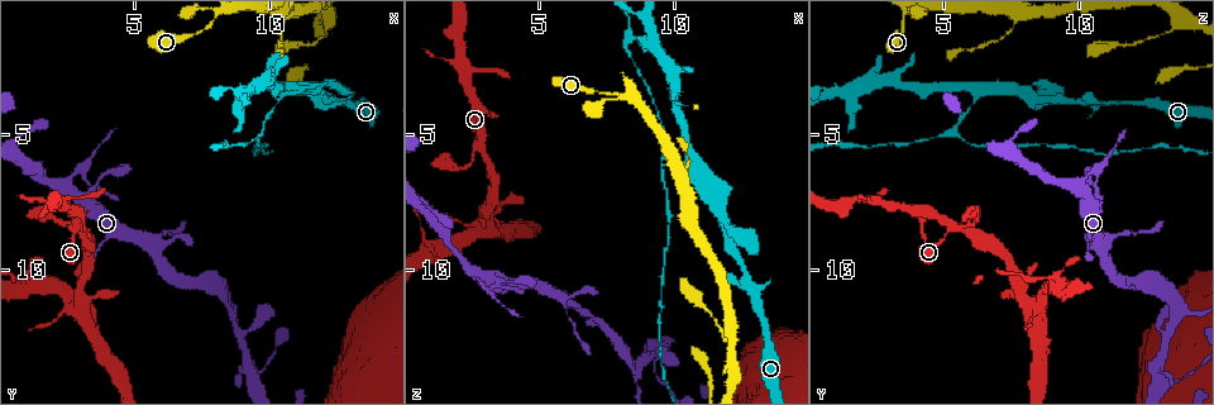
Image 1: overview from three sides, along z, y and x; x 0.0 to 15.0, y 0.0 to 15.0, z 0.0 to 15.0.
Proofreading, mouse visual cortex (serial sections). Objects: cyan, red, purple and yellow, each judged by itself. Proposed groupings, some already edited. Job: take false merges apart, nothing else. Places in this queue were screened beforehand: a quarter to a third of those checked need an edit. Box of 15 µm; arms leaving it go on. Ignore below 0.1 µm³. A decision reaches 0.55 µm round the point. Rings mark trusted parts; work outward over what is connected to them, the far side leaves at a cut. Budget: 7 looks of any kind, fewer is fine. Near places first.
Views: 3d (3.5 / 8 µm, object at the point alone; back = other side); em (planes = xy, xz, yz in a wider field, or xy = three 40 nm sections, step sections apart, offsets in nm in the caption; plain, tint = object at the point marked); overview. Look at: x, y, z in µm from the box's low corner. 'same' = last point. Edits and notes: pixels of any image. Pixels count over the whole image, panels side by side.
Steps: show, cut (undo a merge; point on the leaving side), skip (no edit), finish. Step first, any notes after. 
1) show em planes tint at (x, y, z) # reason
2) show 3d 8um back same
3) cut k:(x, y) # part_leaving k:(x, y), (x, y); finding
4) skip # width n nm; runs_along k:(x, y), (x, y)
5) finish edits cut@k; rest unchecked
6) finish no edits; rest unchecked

show 3d 8um at (10.8, 3.3, 6.4) # side arm on a straight run

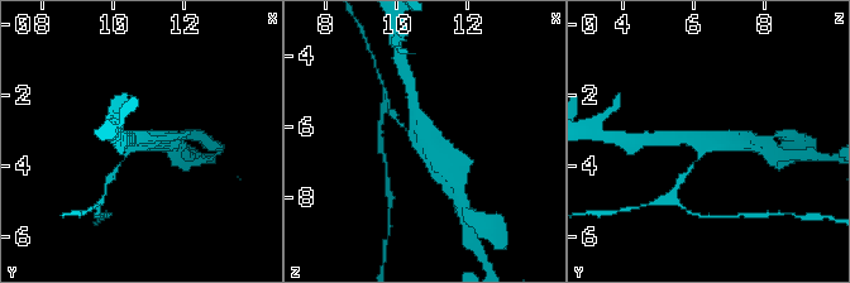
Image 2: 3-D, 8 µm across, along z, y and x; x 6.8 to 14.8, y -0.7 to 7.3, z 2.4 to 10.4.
show 3d 3.5um at (10.8, 3.3, 6.3)

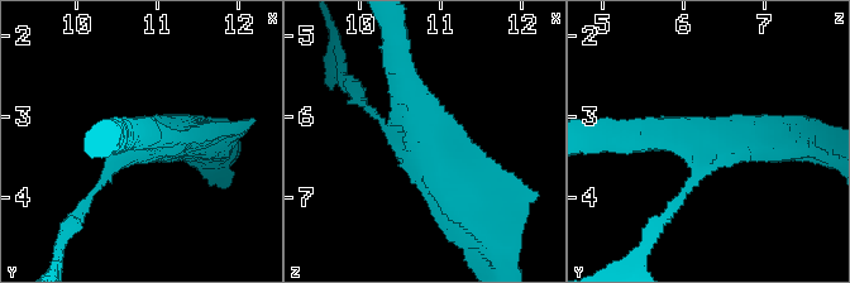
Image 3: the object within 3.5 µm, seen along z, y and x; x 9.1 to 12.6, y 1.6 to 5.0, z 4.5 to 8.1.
skip # arm_widths 100, 400, 500 nm; runs_along 3:(473, 212), (423, 148), (404, 73); continuous, no second cell

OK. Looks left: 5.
show 3d 3.5um at (9.9, 4.8, 5.3) # a fork

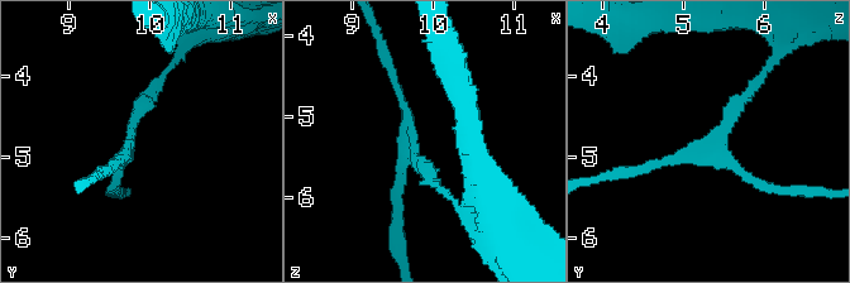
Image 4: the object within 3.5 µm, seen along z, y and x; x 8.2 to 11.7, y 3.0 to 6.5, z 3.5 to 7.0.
show em xy step 5 tint at (9.80, 4.85, 5.30) # arms 3; arm_widths 150, 150, 150 nm

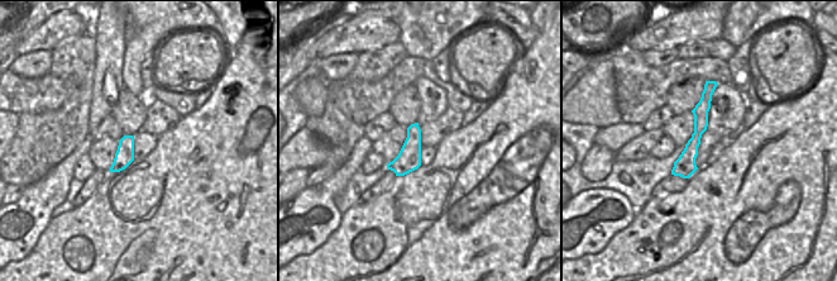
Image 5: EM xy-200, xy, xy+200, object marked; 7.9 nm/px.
cut 4:(715, 161) # two cells meet here

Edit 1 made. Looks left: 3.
show overview # see it whole again

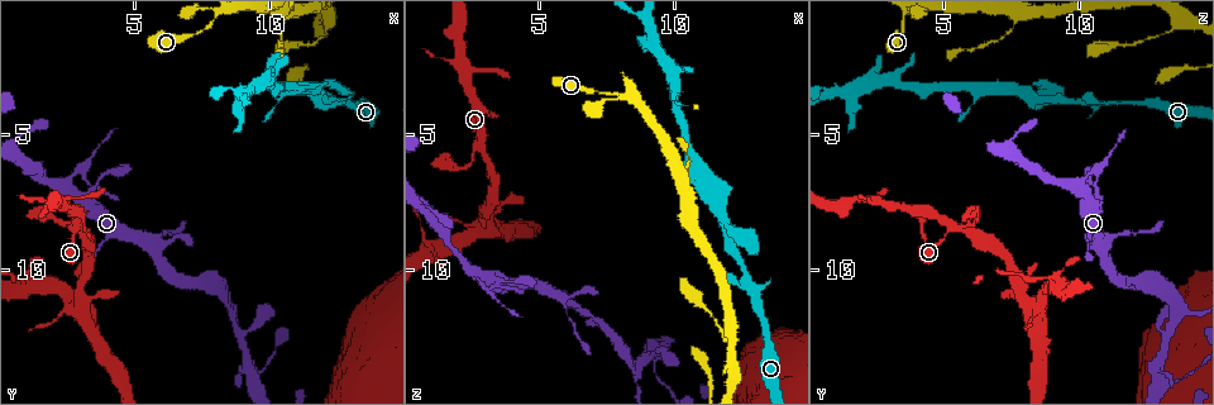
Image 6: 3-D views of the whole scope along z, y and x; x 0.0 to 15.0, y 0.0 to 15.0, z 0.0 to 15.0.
show em planes tint at (2.7, 8.5, 5.3) # narrows sharply

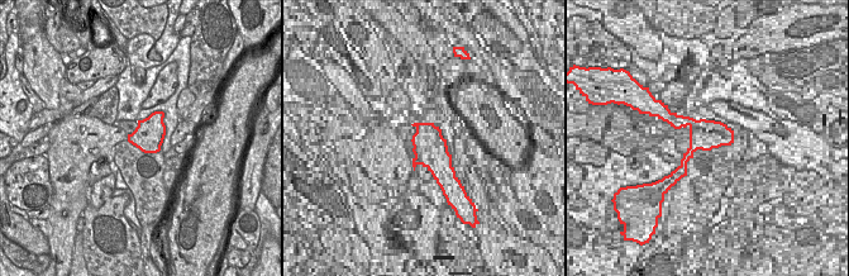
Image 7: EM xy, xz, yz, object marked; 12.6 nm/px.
show 3d 3.5um same # wider look

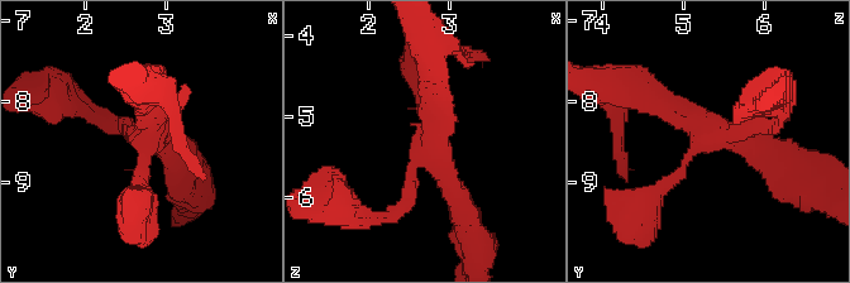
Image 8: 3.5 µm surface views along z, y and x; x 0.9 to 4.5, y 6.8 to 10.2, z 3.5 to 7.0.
skip # arms 4; runs_along 8:(646, 201), (711, 135), (773, 158); one cell here

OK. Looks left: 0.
finish edits cut@4; rest unchecked

